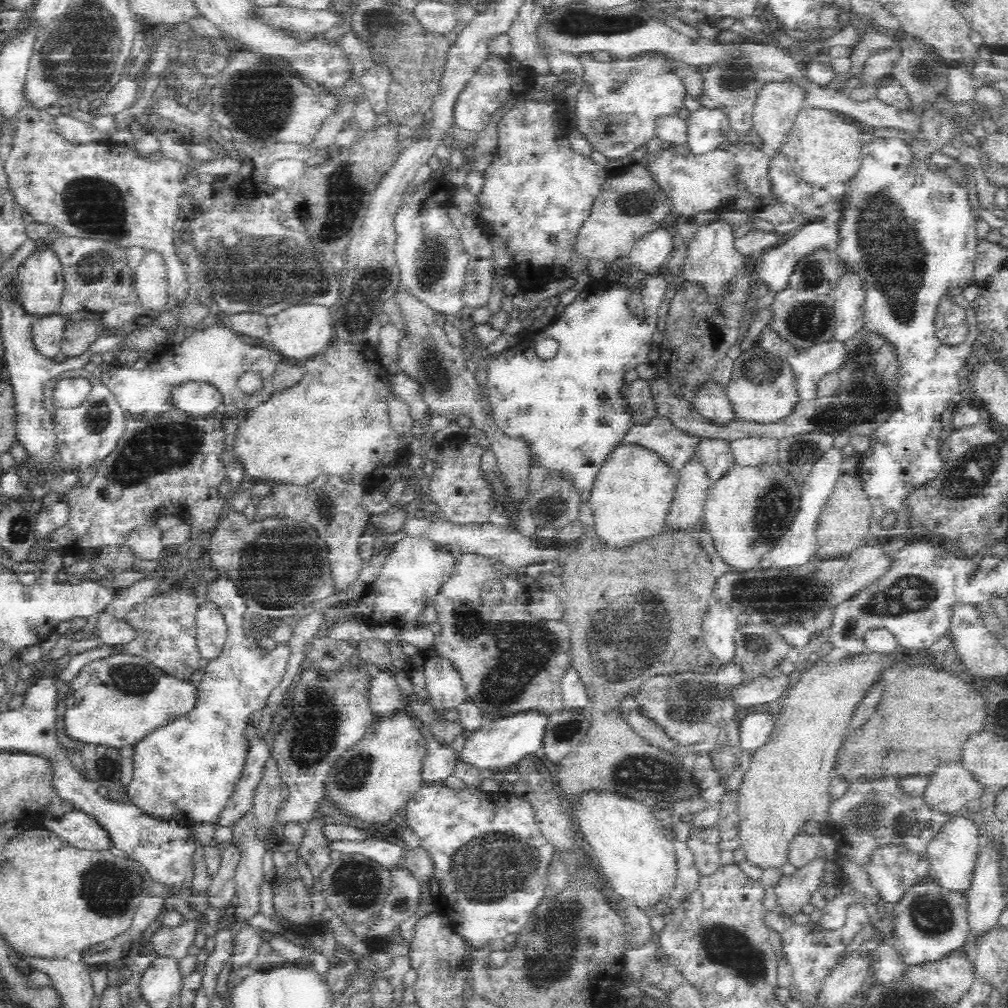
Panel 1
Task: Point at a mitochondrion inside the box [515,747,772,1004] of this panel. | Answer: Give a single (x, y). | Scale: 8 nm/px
(557, 927)

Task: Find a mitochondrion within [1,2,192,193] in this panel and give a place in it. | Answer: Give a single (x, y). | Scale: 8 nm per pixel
(79, 41)

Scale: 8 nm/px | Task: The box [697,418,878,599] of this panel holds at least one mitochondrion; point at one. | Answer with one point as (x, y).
(772, 511)

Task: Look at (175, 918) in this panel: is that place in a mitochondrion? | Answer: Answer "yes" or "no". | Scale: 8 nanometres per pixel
no

